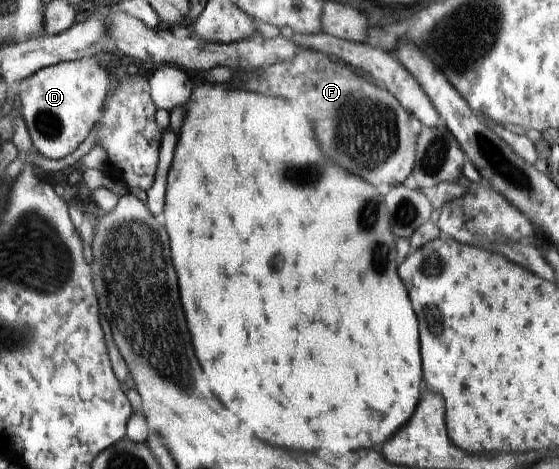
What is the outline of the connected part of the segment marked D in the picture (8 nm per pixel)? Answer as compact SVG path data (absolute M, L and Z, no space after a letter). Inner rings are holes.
M95 58L75 59L63 61L52 67L43 67L29 79L25 79L16 87L19 100L21 100L21 110L23 118L31 137L34 149L38 154L55 160L65 157L65 154L77 150L77 146L89 136L93 126L97 124L101 116L101 106L108 94L109 77Z

